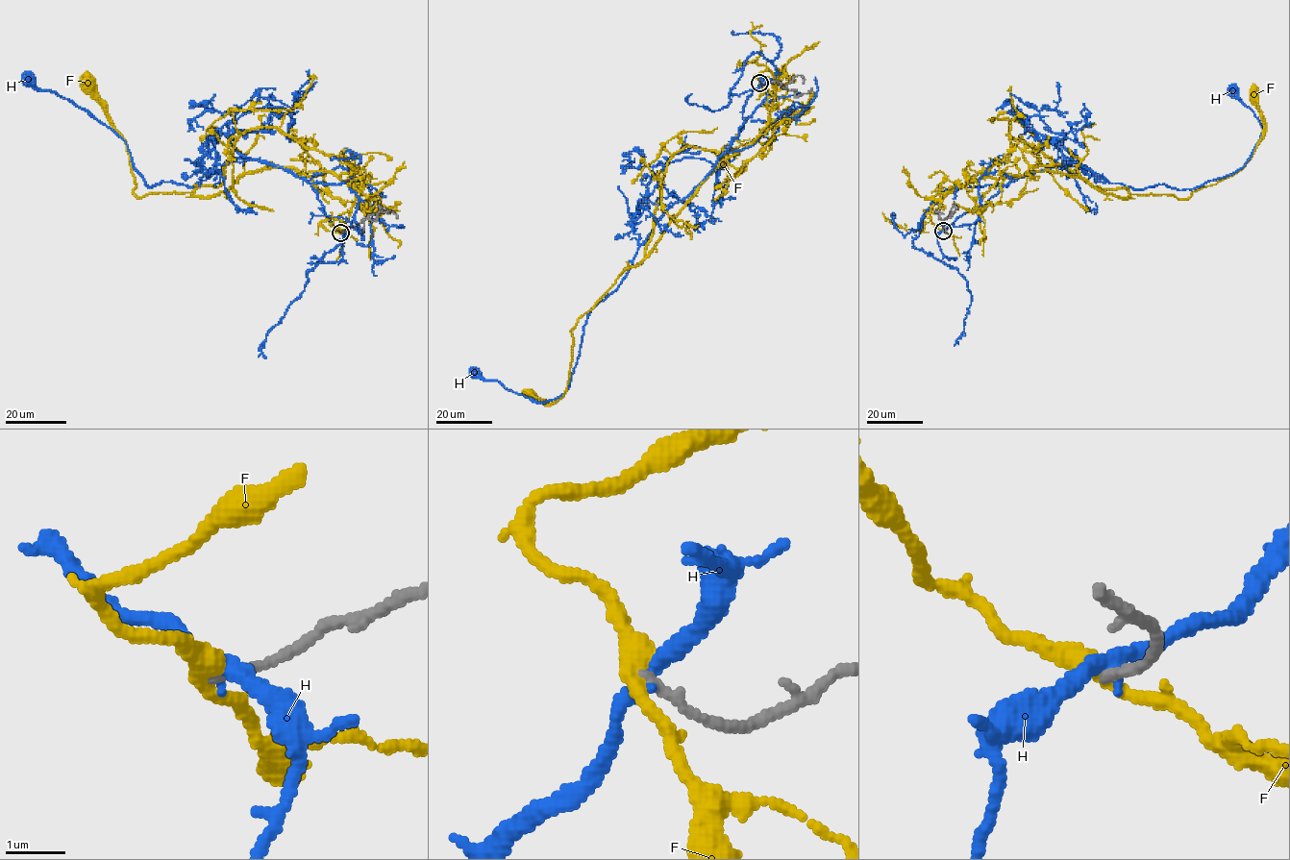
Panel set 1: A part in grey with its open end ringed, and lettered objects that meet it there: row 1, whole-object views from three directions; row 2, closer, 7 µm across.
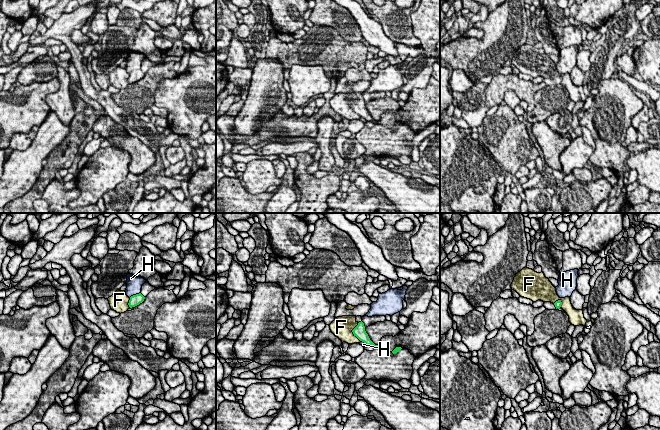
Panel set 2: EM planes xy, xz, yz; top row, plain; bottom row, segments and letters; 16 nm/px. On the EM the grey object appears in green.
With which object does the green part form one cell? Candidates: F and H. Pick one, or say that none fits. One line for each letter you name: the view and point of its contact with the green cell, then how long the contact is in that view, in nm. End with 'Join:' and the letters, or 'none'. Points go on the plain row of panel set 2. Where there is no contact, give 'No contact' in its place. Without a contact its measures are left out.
Join: none

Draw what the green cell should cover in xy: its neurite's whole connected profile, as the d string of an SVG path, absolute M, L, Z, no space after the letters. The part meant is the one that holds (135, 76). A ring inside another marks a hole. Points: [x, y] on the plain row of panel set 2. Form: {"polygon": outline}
{"polygon": "M141 69L133 71L130 73L128 81L130 84L135 83L139 81L140 79L142 79L144 75L145 73Z"}

